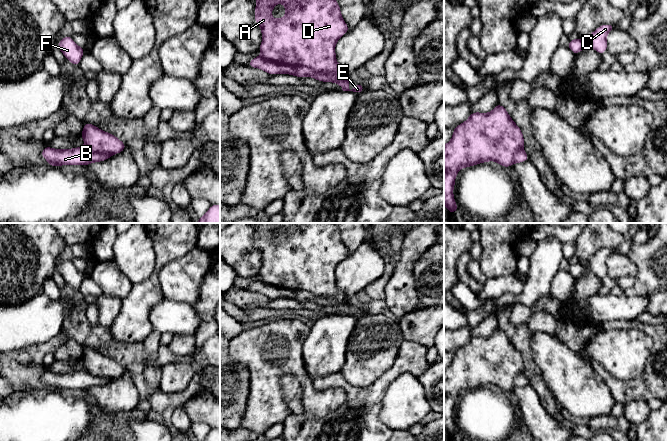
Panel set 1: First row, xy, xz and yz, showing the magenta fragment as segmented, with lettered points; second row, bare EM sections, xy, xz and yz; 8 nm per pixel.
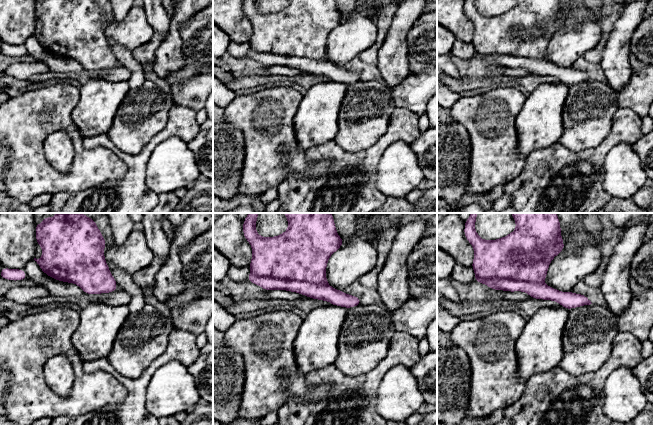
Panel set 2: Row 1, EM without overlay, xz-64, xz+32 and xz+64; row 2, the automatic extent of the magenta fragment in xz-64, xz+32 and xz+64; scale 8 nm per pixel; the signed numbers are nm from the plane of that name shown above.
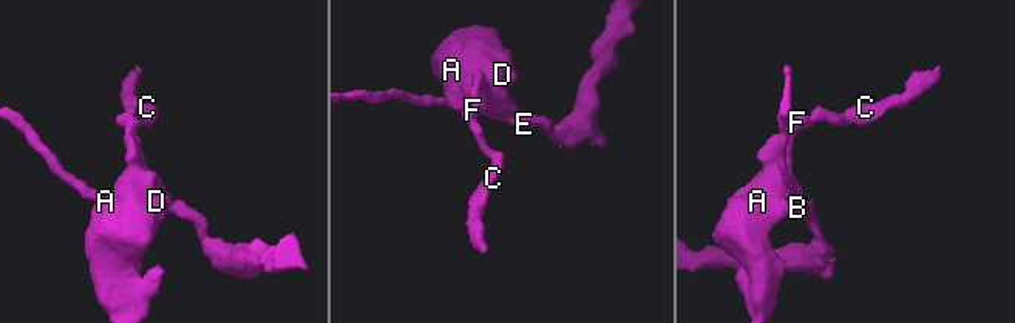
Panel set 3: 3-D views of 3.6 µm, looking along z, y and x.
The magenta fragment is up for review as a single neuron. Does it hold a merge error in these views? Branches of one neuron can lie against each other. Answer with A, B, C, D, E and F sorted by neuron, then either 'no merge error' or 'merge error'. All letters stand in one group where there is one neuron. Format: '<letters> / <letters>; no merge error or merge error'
A C D F / B E; merge error

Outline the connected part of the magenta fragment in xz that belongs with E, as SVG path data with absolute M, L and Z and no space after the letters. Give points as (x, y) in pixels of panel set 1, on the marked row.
M257 56L249 61L248 66L250 66L251 68L258 68L260 70L264 70L269 75L289 74L299 78L304 78L308 76L320 82L336 83L341 86L343 91L353 91L357 94L361 94L364 90L364 85L362 83L358 83L352 90L350 90L348 84L350 79L348 76L342 78L330 74L322 74L306 66L291 66L288 64L269 62Z

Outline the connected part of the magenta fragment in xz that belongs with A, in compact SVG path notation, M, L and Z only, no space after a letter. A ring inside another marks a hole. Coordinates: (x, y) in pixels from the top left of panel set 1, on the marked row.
M255 0L254 20L262 33L259 47L261 58L279 64L306 66L322 74L347 77L346 70L337 63L337 41L350 29L342 18L336 0ZM276 4L285 6L286 14L274 19L271 13Z

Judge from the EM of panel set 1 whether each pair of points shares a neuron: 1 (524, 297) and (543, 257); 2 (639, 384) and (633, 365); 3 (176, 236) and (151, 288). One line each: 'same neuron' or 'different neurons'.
1: same neuron
2: different neurons
3: same neuron

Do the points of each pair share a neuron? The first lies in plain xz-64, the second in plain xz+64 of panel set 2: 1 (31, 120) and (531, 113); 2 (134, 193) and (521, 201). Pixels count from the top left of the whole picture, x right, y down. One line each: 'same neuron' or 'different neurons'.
1: different neurons
2: same neuron

